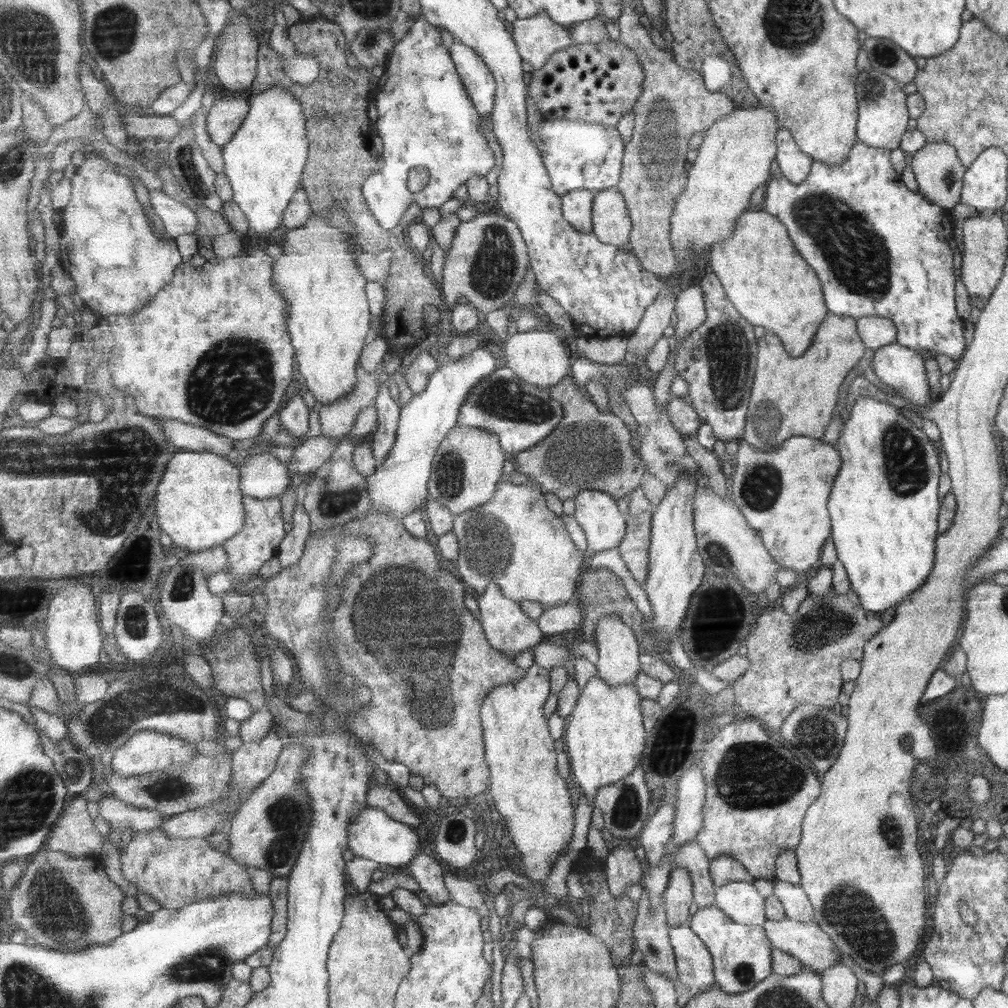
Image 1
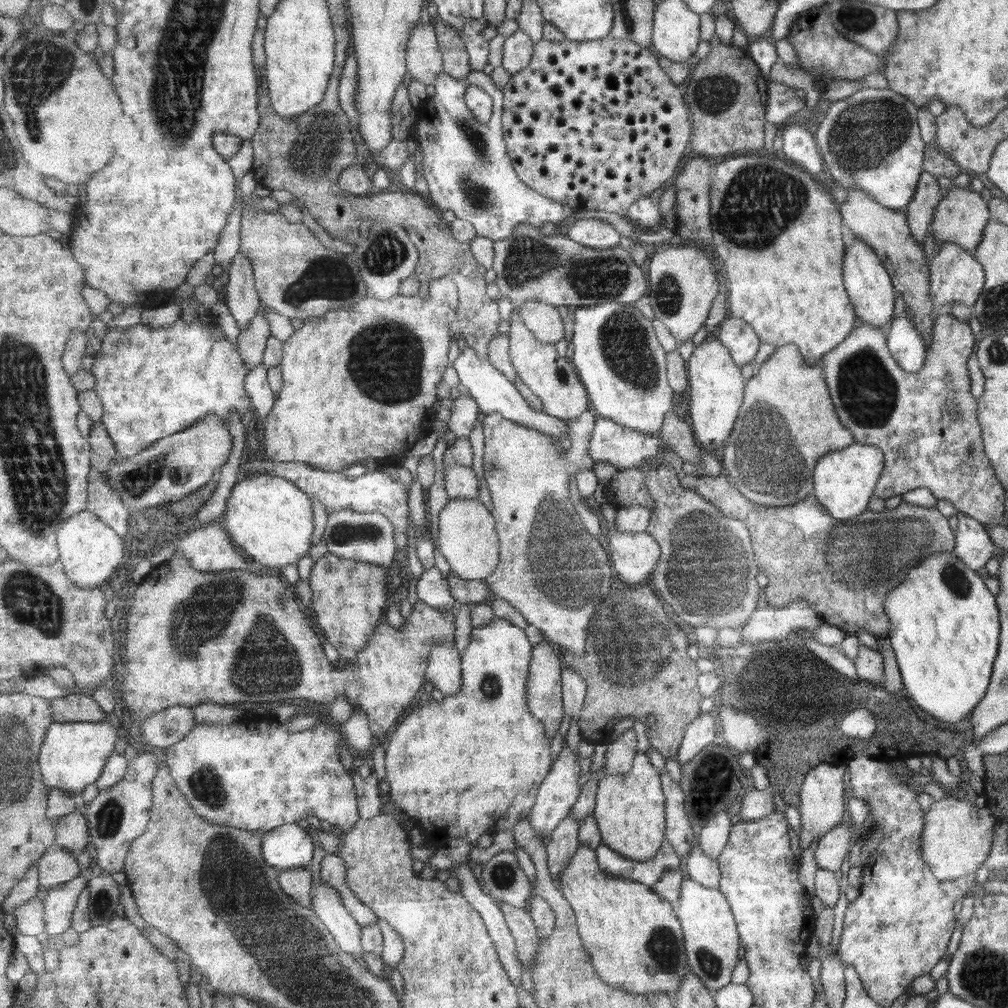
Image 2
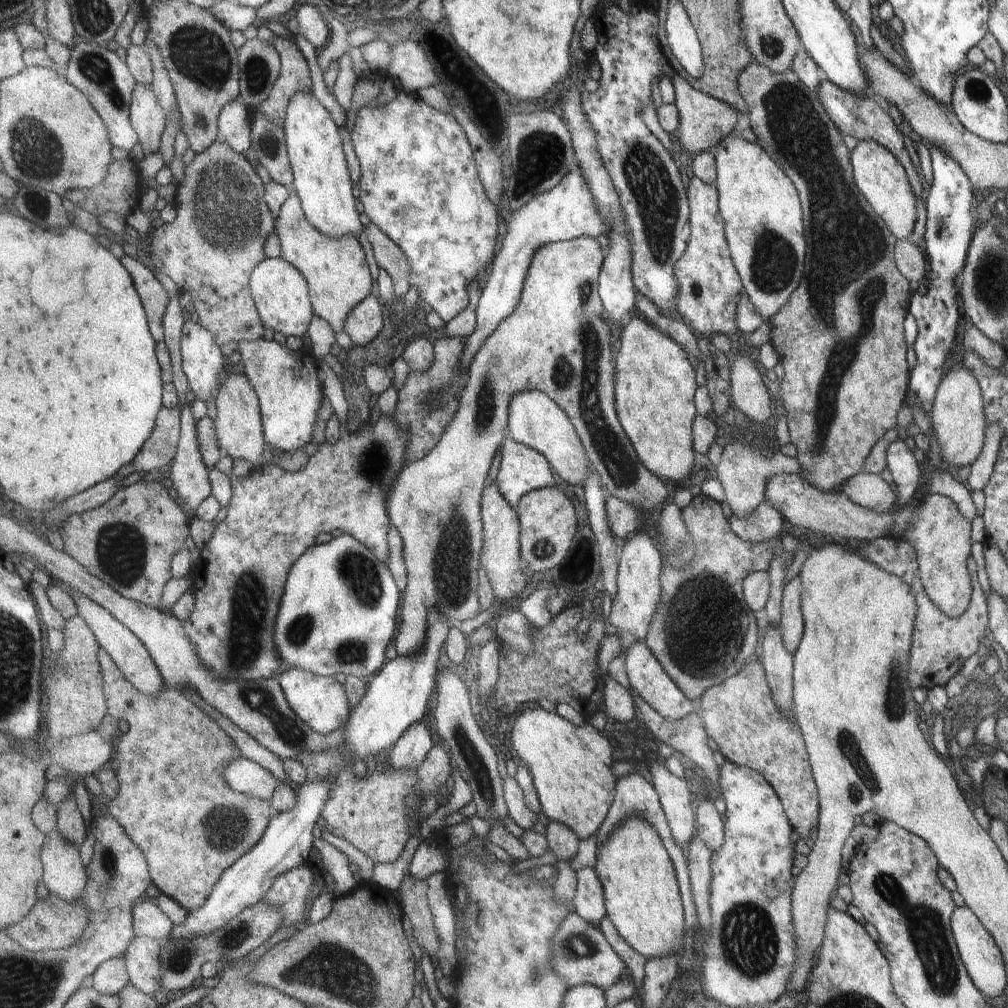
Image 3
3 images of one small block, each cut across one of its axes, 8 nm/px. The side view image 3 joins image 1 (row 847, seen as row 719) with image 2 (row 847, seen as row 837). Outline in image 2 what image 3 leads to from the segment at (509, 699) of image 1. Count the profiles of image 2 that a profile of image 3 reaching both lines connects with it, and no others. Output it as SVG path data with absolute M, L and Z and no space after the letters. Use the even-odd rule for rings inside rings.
M580 844L571 863L560 877L560 890L576 913L577 925L584 947L592 956L596 972L607 984L629 992L652 996L657 991L665 991L674 996L679 991L683 976L690 970L684 929L675 907L651 887L633 880L610 877L600 868L597 852L590 846Z

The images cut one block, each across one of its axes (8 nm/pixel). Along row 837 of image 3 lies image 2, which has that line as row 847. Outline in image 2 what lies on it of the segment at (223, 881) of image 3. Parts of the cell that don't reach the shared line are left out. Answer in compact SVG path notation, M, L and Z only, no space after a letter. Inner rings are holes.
M287 823L261 834L264 856L278 871L309 868L313 860L314 834L297 823Z

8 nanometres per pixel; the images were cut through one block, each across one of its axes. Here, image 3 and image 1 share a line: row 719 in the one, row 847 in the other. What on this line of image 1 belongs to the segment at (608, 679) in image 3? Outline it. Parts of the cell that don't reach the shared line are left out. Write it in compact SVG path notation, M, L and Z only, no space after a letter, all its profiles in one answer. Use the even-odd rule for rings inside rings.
M622 841L615 846L604 861L604 870L608 878L611 893L619 897L625 895L630 885L639 885L642 882L643 866L635 856L633 844Z

